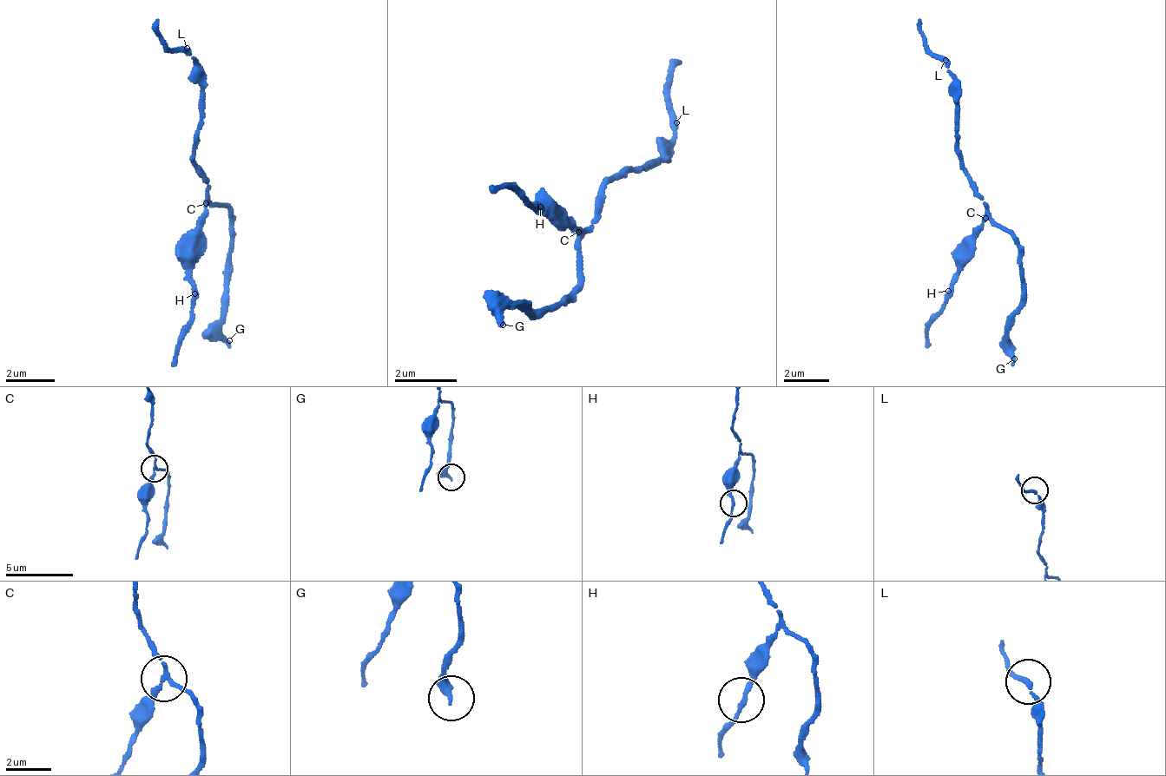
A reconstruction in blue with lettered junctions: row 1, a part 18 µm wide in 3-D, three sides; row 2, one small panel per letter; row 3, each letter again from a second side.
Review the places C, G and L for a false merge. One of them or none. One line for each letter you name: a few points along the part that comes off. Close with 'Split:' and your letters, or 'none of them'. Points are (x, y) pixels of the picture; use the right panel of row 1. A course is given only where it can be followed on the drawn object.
C: foreign part runs (985, 217), (932, 321), (932, 345)
Split: C

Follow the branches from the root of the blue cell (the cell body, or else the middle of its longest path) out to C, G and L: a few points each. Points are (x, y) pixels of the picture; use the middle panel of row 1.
C: (595, 211), (588, 230), (581, 233)
G: (595, 211), (577, 250), (578, 285), (571, 296), (523, 317), (527, 312), (520, 308), (503, 312), (503, 325)
L: (595, 211), (602, 207), (611, 179), (625, 172), (635, 171), (673, 151), (676, 141), (673, 132), (676, 122)

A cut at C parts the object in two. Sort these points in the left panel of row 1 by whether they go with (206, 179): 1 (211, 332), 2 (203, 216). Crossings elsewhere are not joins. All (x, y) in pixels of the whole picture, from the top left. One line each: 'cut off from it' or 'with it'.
1: with it
2: cut off from it

